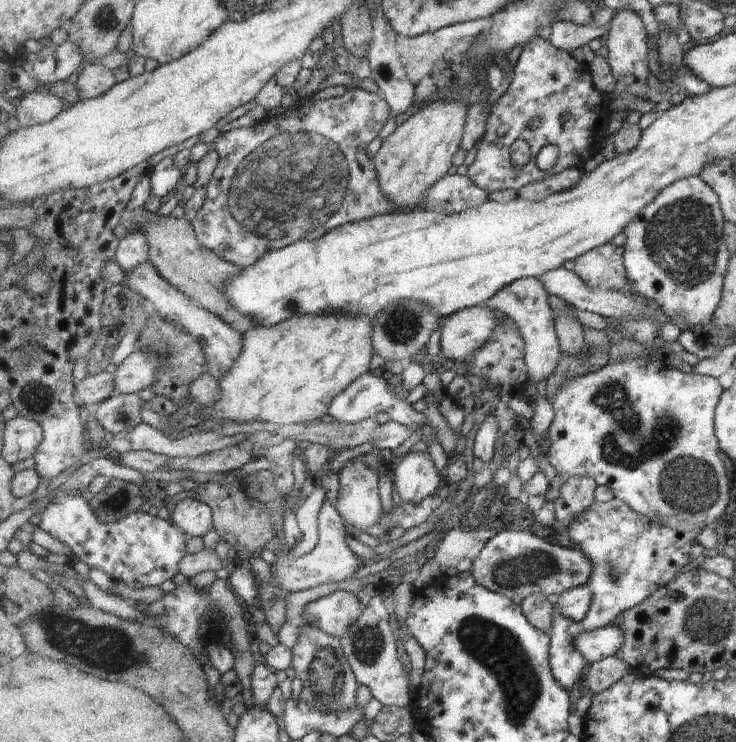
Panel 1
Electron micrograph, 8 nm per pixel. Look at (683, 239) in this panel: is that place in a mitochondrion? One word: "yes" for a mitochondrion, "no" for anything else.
yes

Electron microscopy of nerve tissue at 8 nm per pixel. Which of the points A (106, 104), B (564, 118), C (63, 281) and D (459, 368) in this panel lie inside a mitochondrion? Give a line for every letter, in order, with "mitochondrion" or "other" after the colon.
A: other
B: other
C: other
D: other

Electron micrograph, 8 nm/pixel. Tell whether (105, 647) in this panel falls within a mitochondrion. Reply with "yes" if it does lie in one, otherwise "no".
yes

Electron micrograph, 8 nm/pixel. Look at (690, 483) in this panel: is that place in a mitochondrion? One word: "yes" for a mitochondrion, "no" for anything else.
yes

